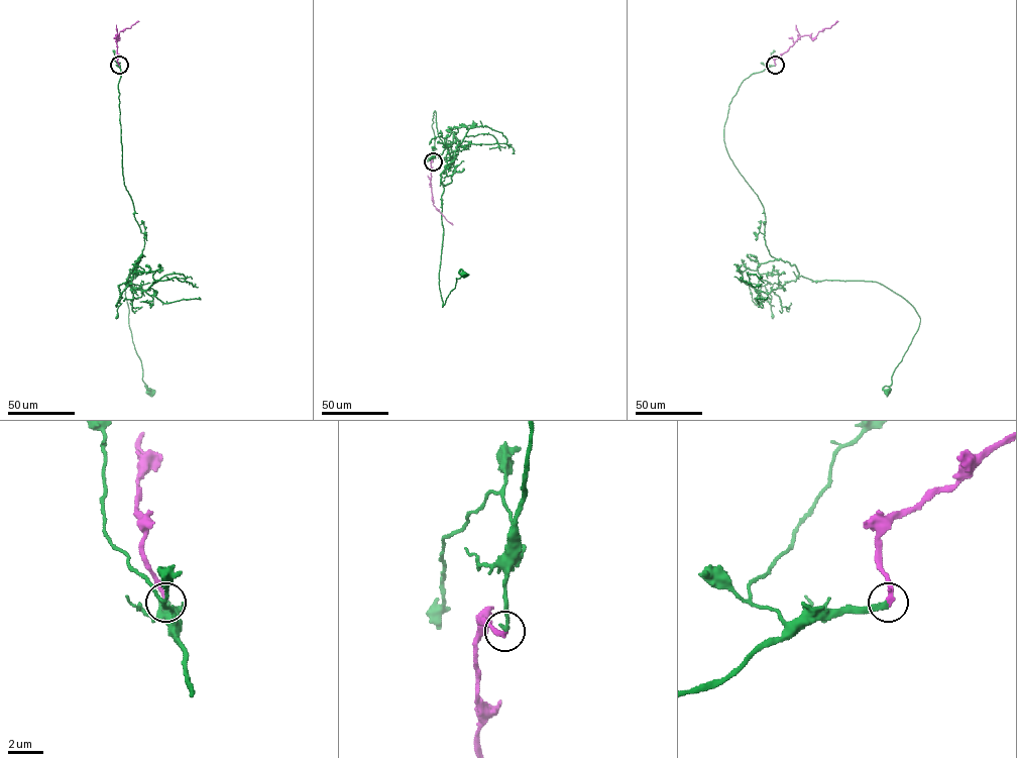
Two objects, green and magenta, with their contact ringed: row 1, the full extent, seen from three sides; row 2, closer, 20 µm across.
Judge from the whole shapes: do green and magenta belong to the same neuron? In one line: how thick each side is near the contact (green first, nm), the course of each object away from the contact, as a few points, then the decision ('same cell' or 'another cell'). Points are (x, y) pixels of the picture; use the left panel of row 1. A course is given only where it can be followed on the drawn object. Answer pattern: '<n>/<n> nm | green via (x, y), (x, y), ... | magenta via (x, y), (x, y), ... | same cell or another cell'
280/280 nm | green via (119, 65), (122, 174), (144, 241), (140, 260), (126, 284), (125, 296), (142, 381), (150, 392) | magenta via (119, 65), (117, 36), (139, 21) | same cell

